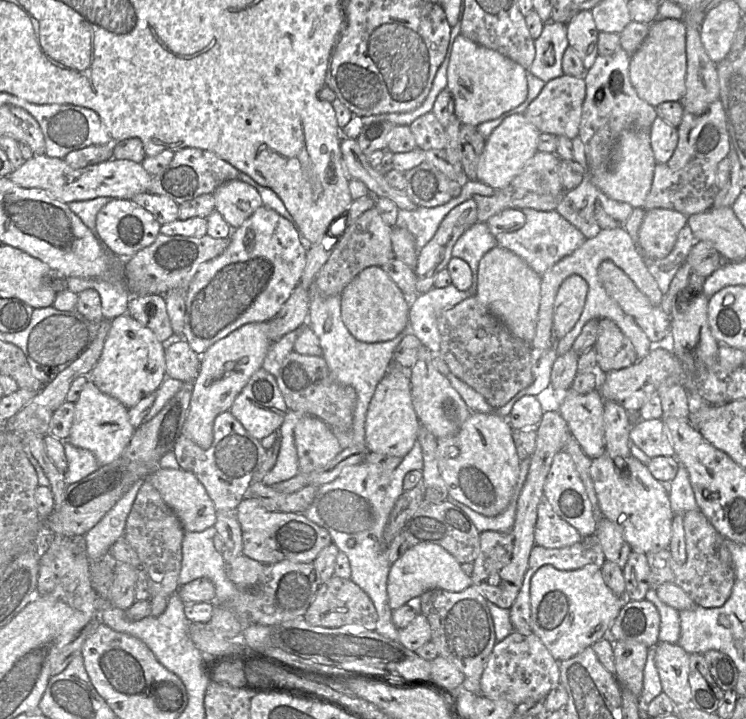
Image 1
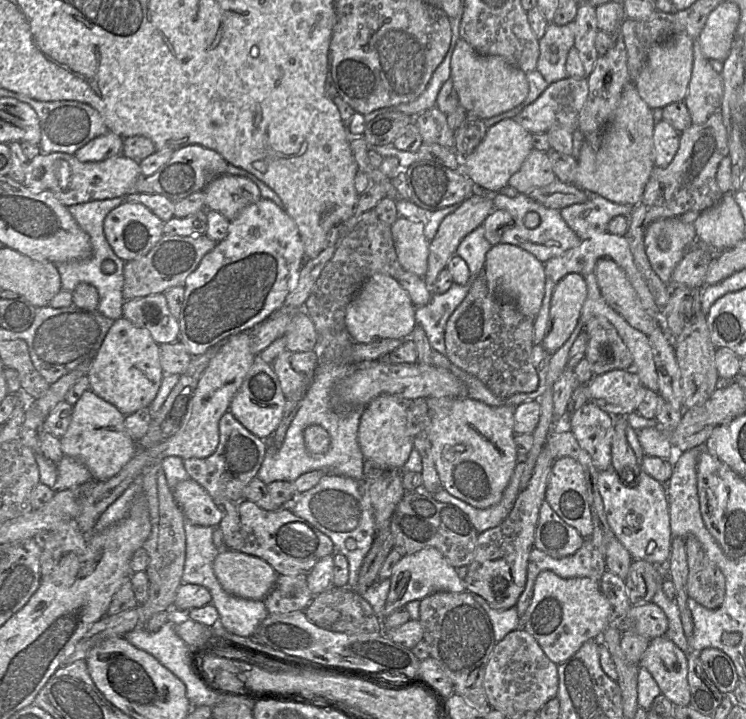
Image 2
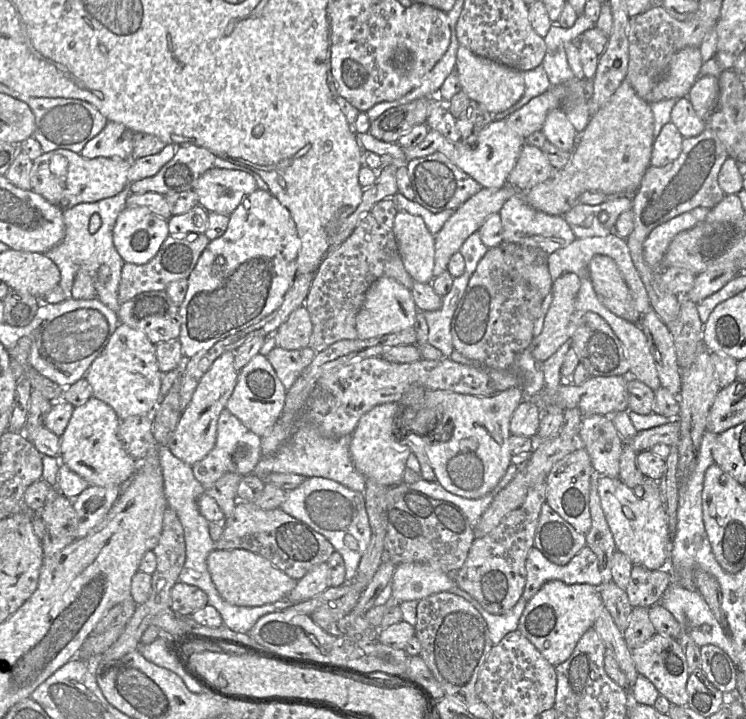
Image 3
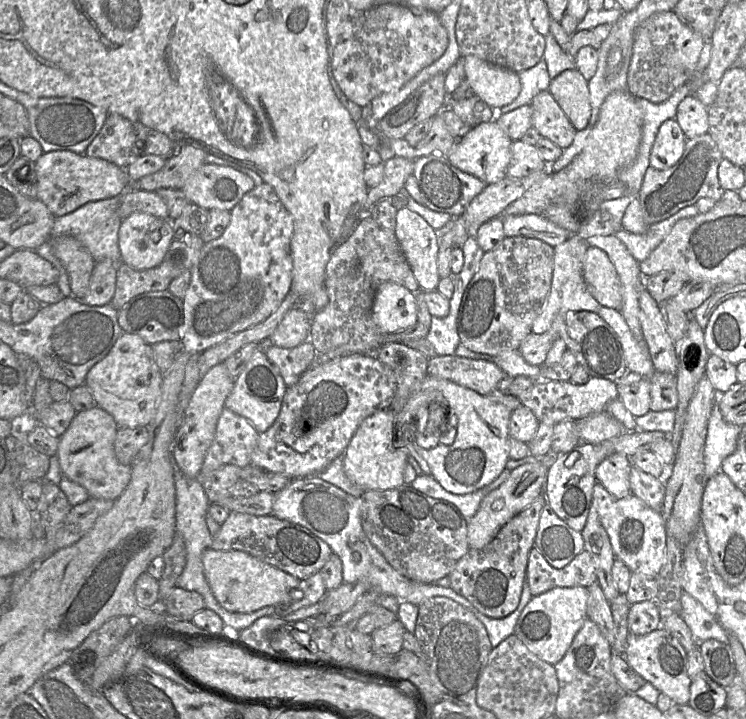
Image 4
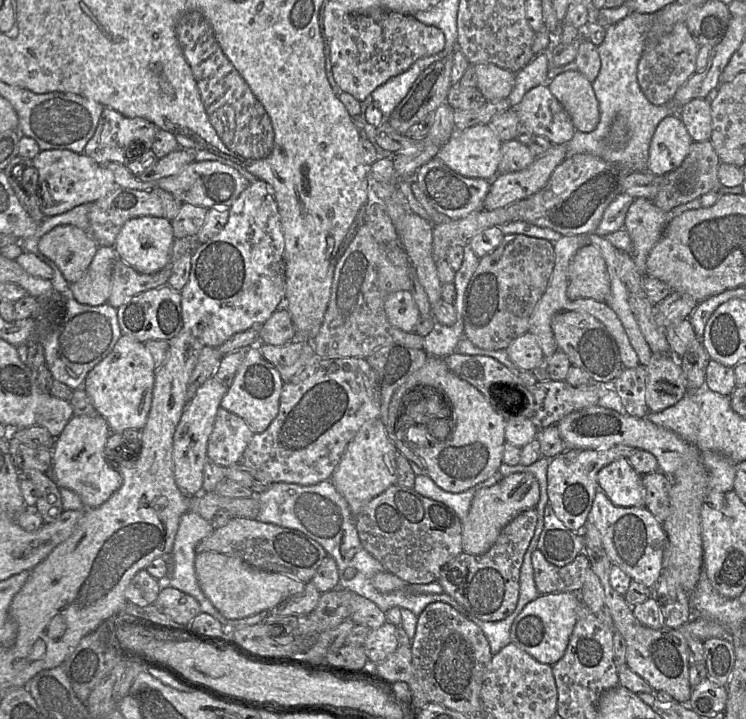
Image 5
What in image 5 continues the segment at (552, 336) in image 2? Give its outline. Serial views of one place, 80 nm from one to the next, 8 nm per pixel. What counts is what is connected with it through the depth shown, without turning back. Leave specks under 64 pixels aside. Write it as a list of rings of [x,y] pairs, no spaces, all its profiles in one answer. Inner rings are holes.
[[[530,332],[516,338],[506,352],[518,371],[533,371],[544,358],[542,349]]]

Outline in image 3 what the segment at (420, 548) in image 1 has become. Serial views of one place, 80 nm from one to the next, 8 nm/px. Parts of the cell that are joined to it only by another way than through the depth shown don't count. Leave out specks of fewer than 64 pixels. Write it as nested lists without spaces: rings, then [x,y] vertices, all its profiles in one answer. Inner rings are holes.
[[[402,563],[397,565],[391,584],[392,594],[390,599],[382,606],[372,607],[364,615],[367,622],[375,628],[380,628],[382,619],[389,609],[399,606],[402,602],[419,601],[433,594],[450,592],[453,587],[458,587],[455,580],[450,578],[447,573],[421,563]]]

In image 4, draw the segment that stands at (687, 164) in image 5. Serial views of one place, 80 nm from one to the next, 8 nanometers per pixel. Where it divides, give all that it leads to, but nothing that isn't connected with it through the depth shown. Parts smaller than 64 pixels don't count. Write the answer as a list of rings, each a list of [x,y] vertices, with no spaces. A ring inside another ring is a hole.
[[[708,132],[699,137],[687,139],[684,153],[674,166],[666,170],[657,170],[650,166],[637,194],[645,223],[649,227],[659,223],[682,208],[695,205],[701,198],[720,201],[725,191],[718,179],[718,168],[722,160],[723,156]]]

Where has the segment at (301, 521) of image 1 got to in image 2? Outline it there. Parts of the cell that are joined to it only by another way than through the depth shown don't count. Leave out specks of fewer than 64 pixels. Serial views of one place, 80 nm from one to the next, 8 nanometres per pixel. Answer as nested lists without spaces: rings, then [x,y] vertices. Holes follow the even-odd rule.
[[[241,500],[237,504],[237,510],[240,528],[234,537],[226,541],[225,548],[264,560],[278,575],[308,574],[319,560],[336,552],[327,535],[288,509],[281,507],[267,511],[251,501]]]

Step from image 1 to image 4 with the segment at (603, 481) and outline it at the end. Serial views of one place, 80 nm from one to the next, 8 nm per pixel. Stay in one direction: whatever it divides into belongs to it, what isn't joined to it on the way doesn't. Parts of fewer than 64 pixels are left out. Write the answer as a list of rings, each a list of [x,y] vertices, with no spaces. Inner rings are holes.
[[[599,482],[594,485],[591,505],[596,507],[600,522],[609,536],[615,558],[621,560],[631,572],[657,578],[666,553],[667,533],[662,513],[649,507],[634,494],[615,498]]]

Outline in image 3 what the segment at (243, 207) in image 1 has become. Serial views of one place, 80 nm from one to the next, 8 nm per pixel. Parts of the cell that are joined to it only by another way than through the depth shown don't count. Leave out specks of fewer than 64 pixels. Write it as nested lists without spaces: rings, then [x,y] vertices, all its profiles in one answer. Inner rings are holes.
[[[213,167],[198,178],[193,191],[198,196],[198,205],[207,212],[230,216],[242,200],[257,189],[254,178],[245,172]]]

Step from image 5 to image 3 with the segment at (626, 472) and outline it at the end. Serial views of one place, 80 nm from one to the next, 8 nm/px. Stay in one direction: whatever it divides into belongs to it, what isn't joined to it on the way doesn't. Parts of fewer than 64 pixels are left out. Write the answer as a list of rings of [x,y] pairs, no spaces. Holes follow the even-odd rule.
[[[583,416],[578,442],[587,450],[596,475],[619,477],[619,461],[625,440],[616,430],[611,416]]]

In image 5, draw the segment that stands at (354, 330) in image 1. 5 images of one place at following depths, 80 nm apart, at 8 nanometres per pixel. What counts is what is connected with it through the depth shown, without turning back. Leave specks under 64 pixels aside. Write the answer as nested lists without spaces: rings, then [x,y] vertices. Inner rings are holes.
[[[410,291],[389,294],[384,300],[384,310],[392,326],[404,332],[415,331],[420,312]]]

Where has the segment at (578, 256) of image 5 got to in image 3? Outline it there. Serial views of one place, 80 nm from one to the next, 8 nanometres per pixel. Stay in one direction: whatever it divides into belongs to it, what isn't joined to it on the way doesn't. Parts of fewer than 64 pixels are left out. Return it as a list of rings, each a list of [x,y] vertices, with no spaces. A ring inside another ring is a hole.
[[[597,254],[590,260],[588,270],[598,300],[617,316],[639,324],[643,315],[635,309],[630,290],[615,261]]]

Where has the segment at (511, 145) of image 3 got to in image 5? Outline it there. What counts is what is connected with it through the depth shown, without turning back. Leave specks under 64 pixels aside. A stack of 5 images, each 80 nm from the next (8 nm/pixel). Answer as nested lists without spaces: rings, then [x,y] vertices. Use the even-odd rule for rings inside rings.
[[[487,124],[455,131],[437,155],[450,169],[462,176],[493,180],[498,175],[501,140]]]

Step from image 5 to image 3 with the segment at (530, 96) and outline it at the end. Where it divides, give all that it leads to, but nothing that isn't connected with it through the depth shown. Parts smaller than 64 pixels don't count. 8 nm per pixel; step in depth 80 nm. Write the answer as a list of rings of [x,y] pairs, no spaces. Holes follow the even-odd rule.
[[[562,108],[551,110],[541,129],[546,139],[562,151],[575,148],[576,130]]]

